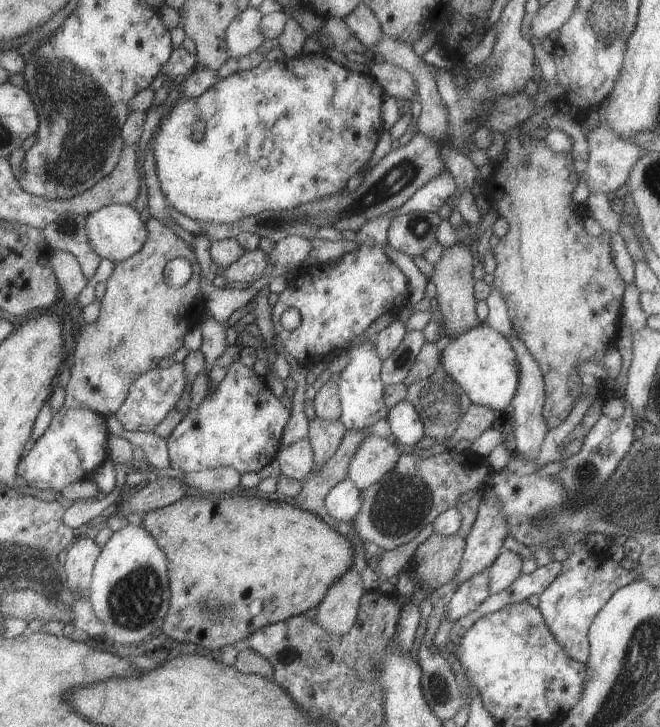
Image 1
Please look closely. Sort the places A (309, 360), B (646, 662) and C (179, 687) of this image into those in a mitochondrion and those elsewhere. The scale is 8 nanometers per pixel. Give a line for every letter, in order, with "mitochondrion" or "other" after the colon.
A: other
B: mitochondrion
C: other

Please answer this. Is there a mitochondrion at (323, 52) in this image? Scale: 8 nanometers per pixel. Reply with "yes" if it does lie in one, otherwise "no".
no

